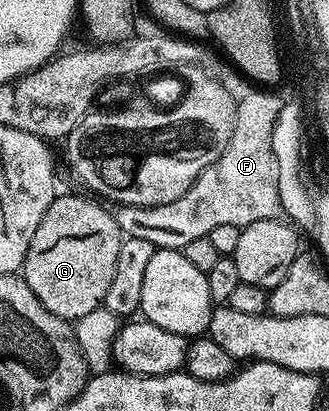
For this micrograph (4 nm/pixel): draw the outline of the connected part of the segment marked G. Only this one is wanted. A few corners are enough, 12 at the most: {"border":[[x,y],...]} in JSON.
{"border":[[55,197],[20,271],[71,324],[102,306],[124,237],[101,201]]}

